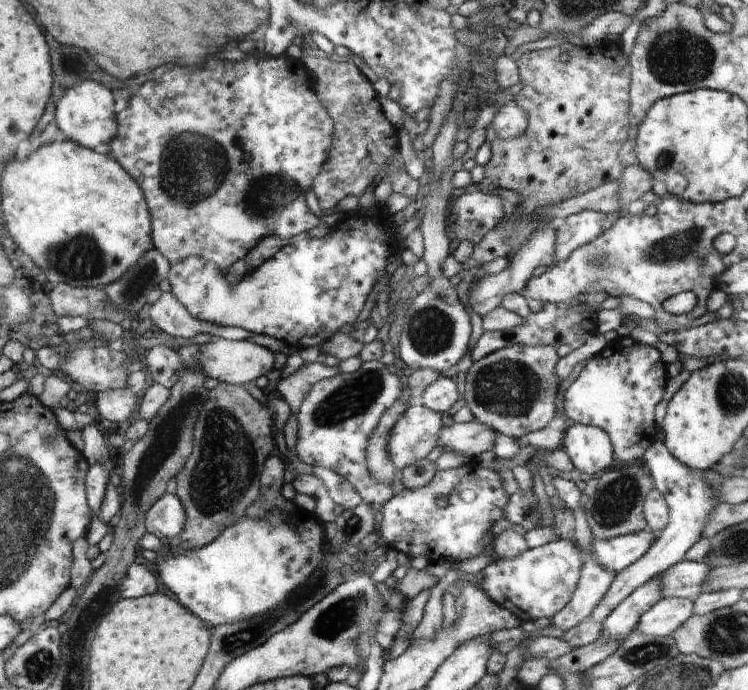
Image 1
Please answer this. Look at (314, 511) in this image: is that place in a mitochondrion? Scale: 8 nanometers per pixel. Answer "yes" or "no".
no

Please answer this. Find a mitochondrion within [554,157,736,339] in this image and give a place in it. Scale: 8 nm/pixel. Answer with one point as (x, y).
(676, 248)

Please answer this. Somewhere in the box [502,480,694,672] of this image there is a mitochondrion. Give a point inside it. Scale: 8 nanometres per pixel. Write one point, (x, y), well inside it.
(639, 655)

